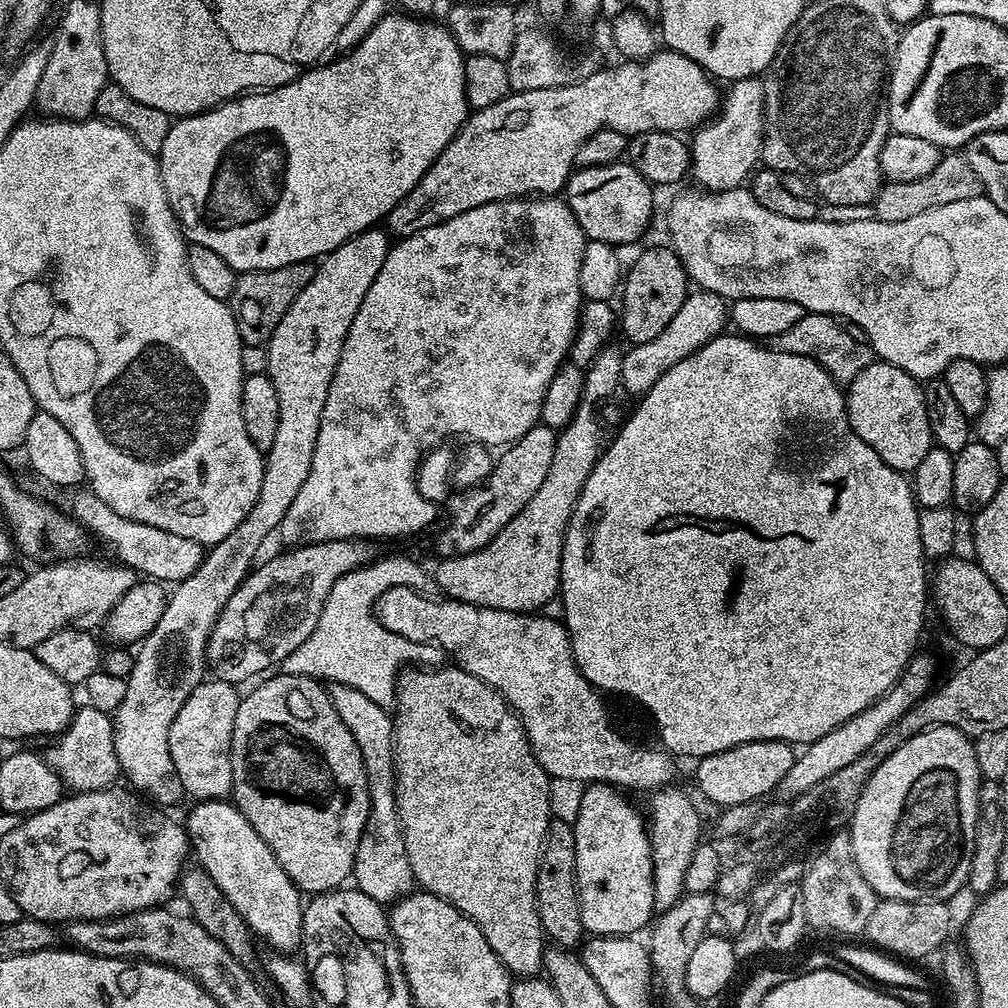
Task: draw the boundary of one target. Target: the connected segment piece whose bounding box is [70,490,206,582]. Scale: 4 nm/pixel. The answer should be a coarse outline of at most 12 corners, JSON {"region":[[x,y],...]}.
{"region":[[76,490],[70,512],[119,563],[157,582],[190,578],[205,545]]}

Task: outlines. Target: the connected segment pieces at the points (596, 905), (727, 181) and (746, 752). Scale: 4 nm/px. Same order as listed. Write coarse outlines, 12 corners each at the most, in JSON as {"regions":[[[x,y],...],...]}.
{"regions":[[[613,785],[572,833],[585,933],[636,934],[654,912],[645,817]],[[737,80],[690,140],[691,179],[741,187],[762,160],[764,85]],[[784,740],[699,757],[696,784],[732,808],[775,793],[797,759]]]}

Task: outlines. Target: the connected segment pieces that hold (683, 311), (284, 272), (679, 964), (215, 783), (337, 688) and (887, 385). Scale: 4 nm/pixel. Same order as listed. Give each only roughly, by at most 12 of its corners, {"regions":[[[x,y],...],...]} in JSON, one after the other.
{"regions":[[[689,291],[650,342],[622,355],[620,388],[644,395],[725,331],[723,296]],[[306,260],[239,273],[230,307],[244,344],[267,345],[314,278]],[[690,892],[655,917],[655,979],[689,1003],[686,962],[709,931],[716,897]],[[219,678],[186,698],[170,758],[193,801],[232,795],[242,699]],[[327,690],[362,750],[370,814],[351,879],[391,906],[414,888],[396,801],[394,720]],[[874,362],[847,385],[854,434],[895,472],[934,447],[921,381]]]}

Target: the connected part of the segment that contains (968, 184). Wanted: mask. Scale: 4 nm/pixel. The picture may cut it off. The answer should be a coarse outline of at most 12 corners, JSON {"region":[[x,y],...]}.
{"region":[[941,155],[914,182],[888,182],[870,208],[882,222],[981,195],[963,155]]}

